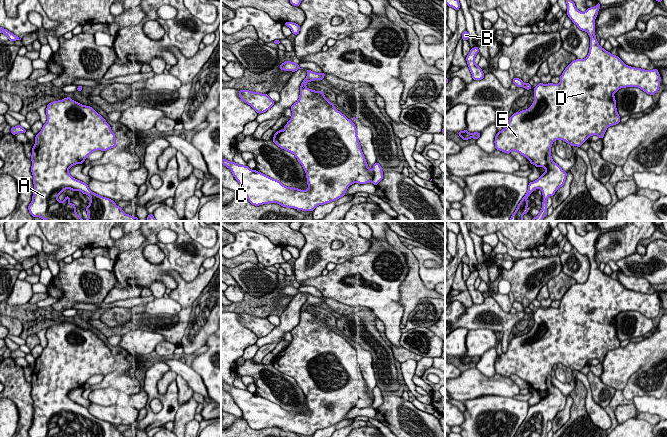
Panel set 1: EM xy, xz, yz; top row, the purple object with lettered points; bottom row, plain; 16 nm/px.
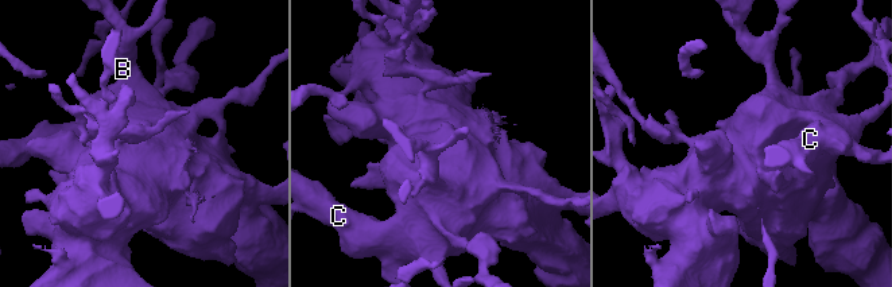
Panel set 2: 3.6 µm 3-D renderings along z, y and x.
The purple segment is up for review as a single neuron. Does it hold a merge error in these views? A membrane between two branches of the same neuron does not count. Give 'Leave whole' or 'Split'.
Leave whole

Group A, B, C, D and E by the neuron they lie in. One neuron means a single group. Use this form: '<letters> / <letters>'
A B C D E

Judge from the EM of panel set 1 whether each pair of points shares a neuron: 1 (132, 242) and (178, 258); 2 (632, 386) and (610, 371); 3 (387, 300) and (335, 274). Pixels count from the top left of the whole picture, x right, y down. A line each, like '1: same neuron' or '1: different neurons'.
1: different neurons
2: different neurons
3: same neuron

